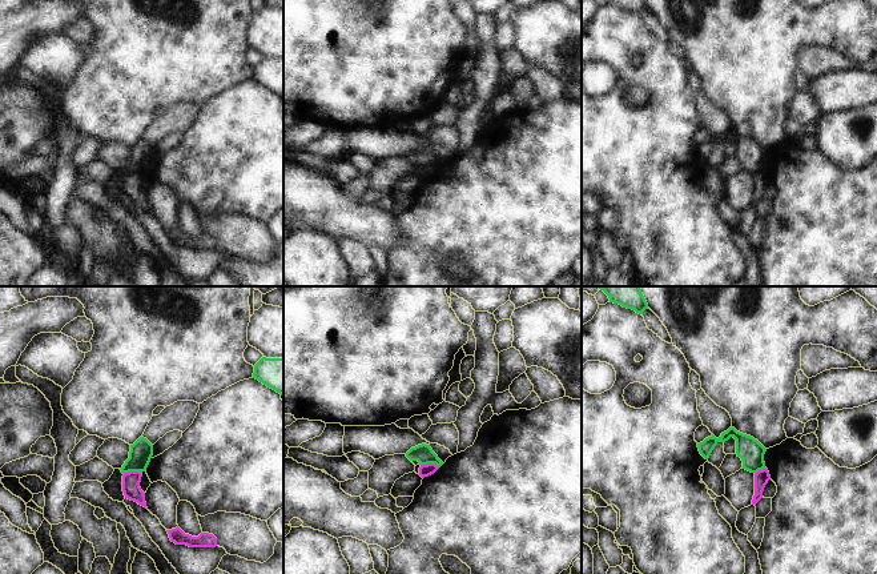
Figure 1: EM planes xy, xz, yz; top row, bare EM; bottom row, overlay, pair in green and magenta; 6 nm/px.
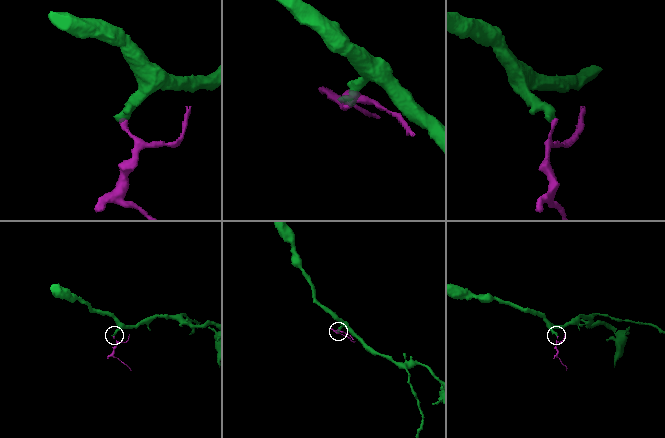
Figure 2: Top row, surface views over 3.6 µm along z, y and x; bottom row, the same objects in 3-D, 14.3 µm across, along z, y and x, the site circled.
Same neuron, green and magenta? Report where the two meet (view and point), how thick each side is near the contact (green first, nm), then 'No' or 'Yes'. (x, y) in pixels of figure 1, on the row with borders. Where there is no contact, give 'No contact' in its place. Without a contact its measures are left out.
Touches green at xz (430, 462). Thickness 110 nm (green) against 80 nm. No.

